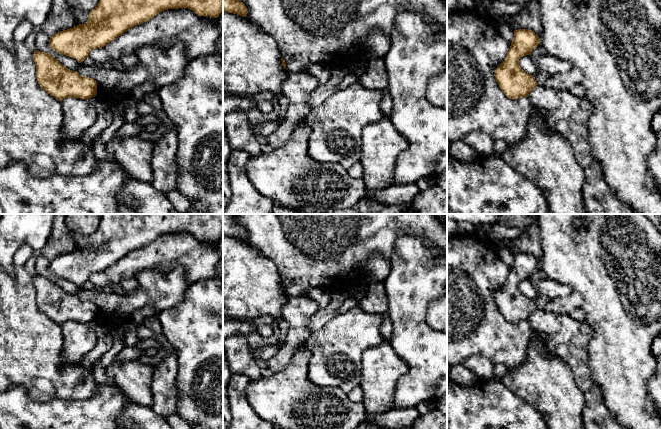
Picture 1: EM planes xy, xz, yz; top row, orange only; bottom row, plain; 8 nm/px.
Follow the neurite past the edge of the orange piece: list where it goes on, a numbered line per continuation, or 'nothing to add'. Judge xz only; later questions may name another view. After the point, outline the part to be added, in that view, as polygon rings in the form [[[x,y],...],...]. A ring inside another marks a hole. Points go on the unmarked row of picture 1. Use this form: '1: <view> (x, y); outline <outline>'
nothing to add

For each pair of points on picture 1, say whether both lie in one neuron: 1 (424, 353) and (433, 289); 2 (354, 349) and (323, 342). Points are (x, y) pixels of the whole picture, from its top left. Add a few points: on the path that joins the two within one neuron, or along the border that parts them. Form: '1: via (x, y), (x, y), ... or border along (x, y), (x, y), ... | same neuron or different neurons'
1: via (416, 337), (417, 305) | same neuron
2: via (346, 349), (331, 347) | same neuron

